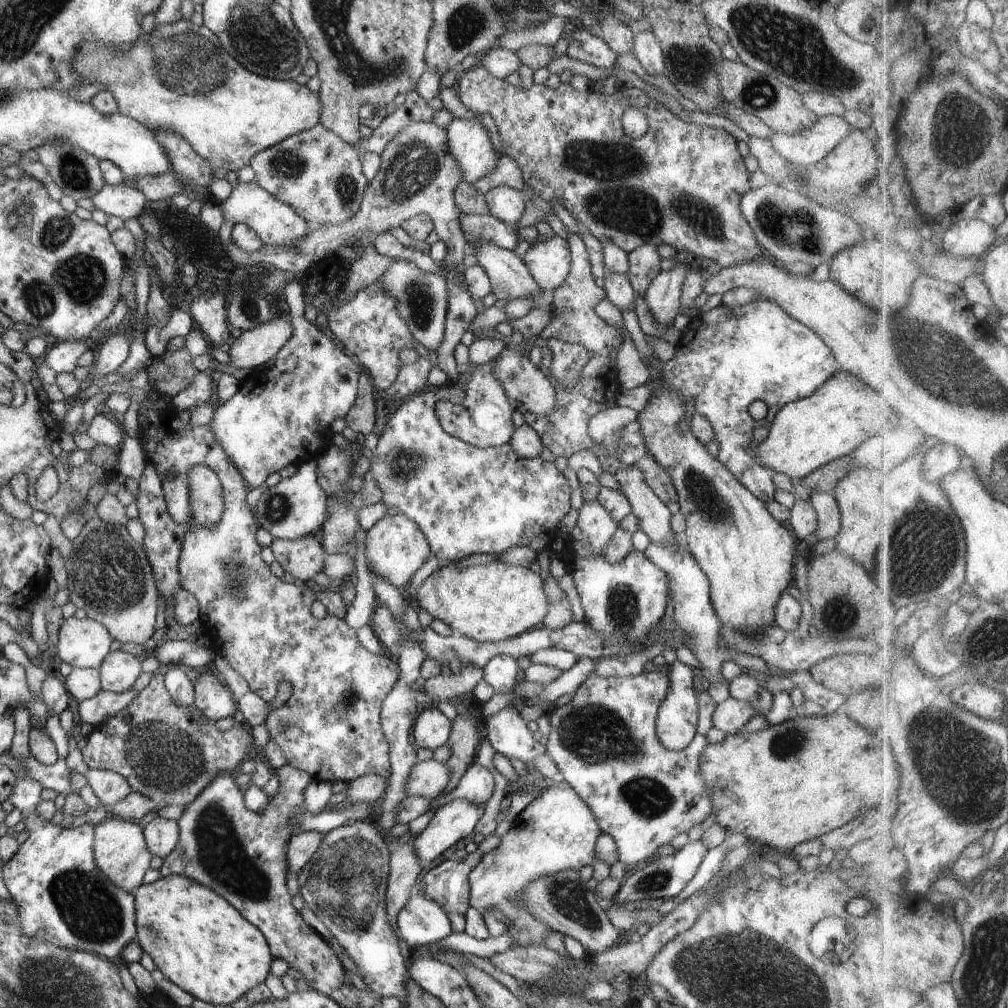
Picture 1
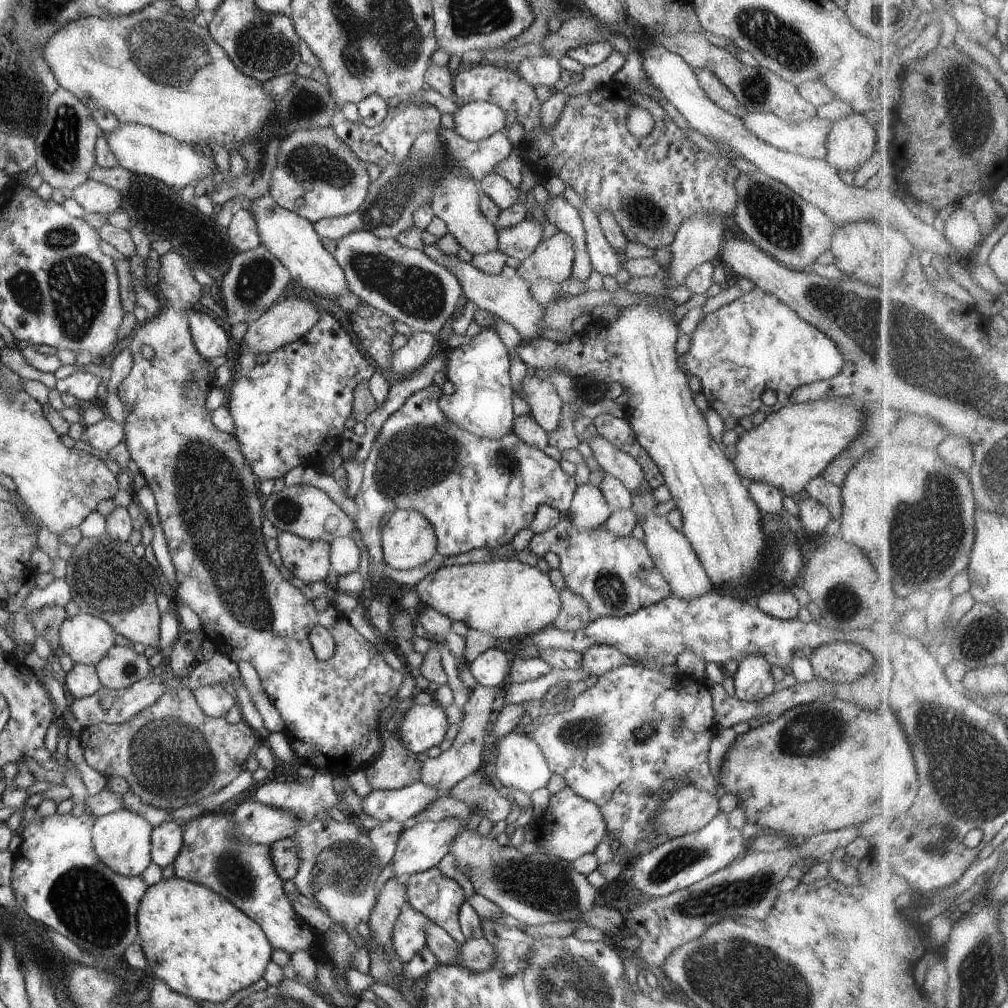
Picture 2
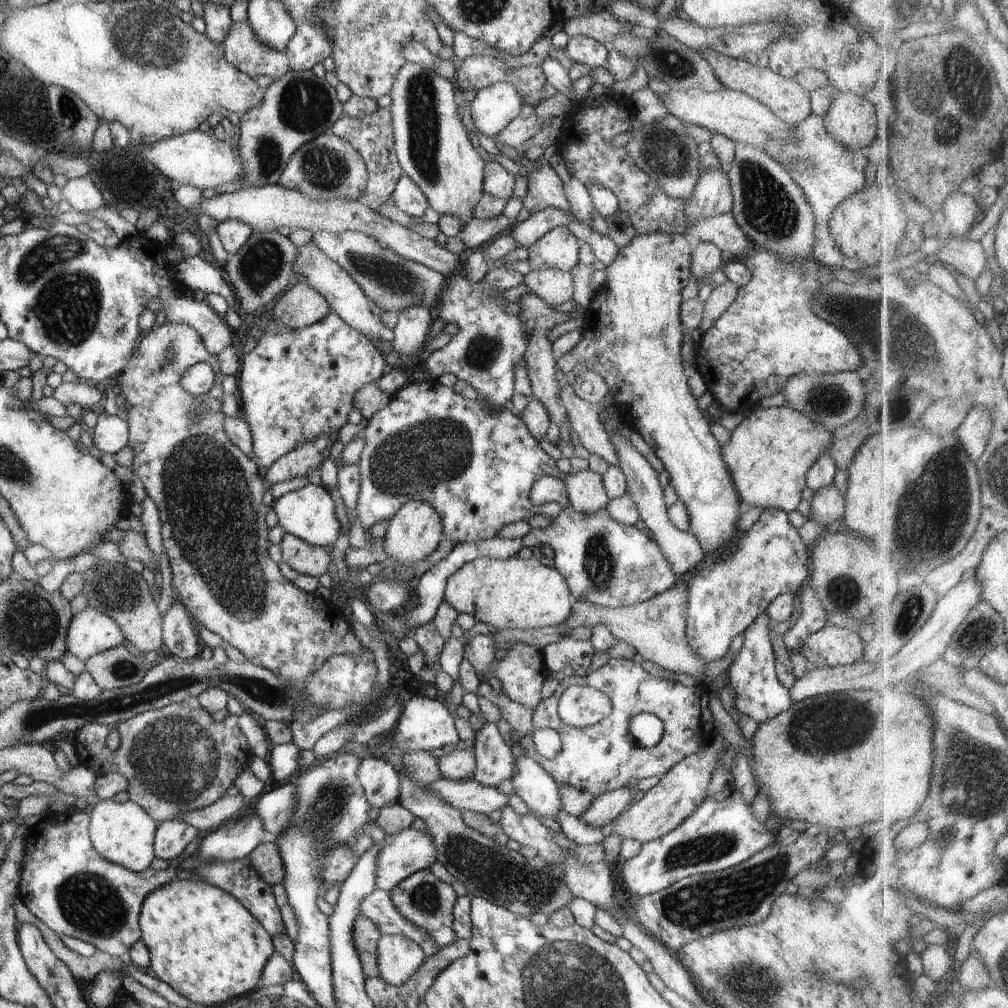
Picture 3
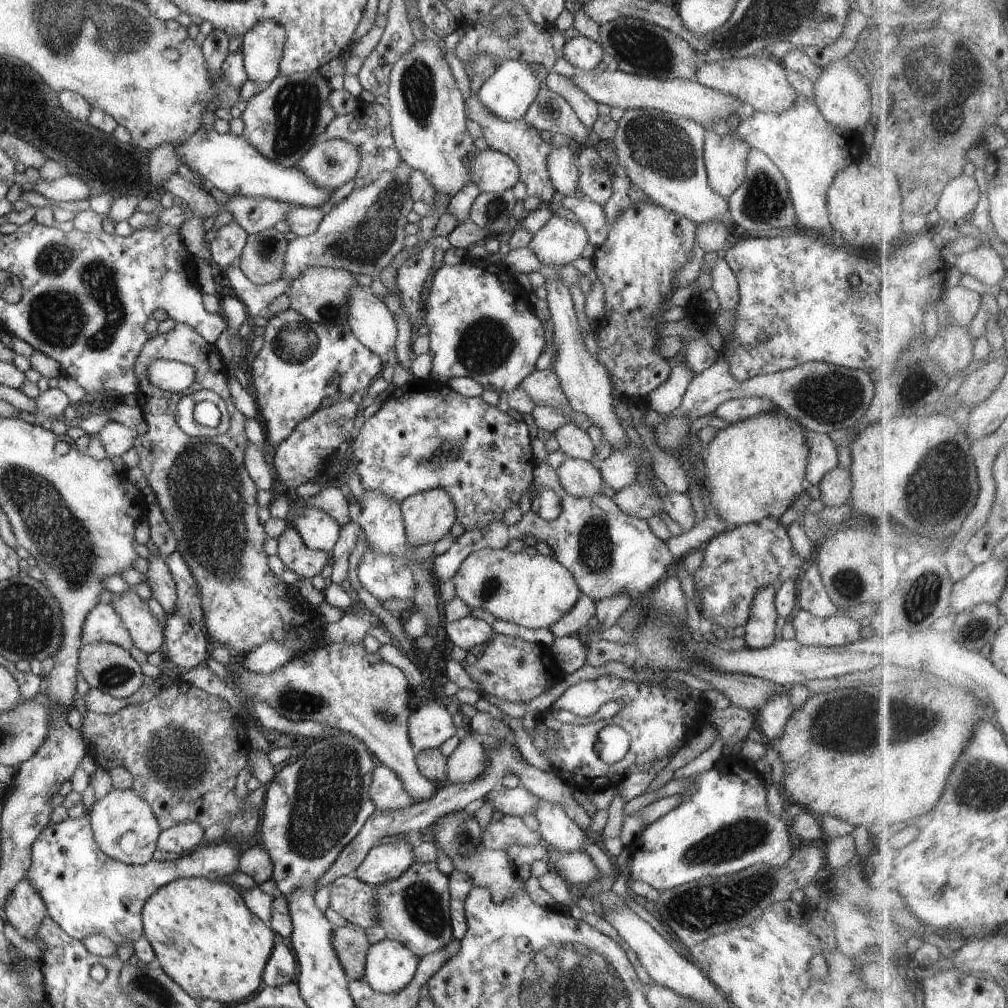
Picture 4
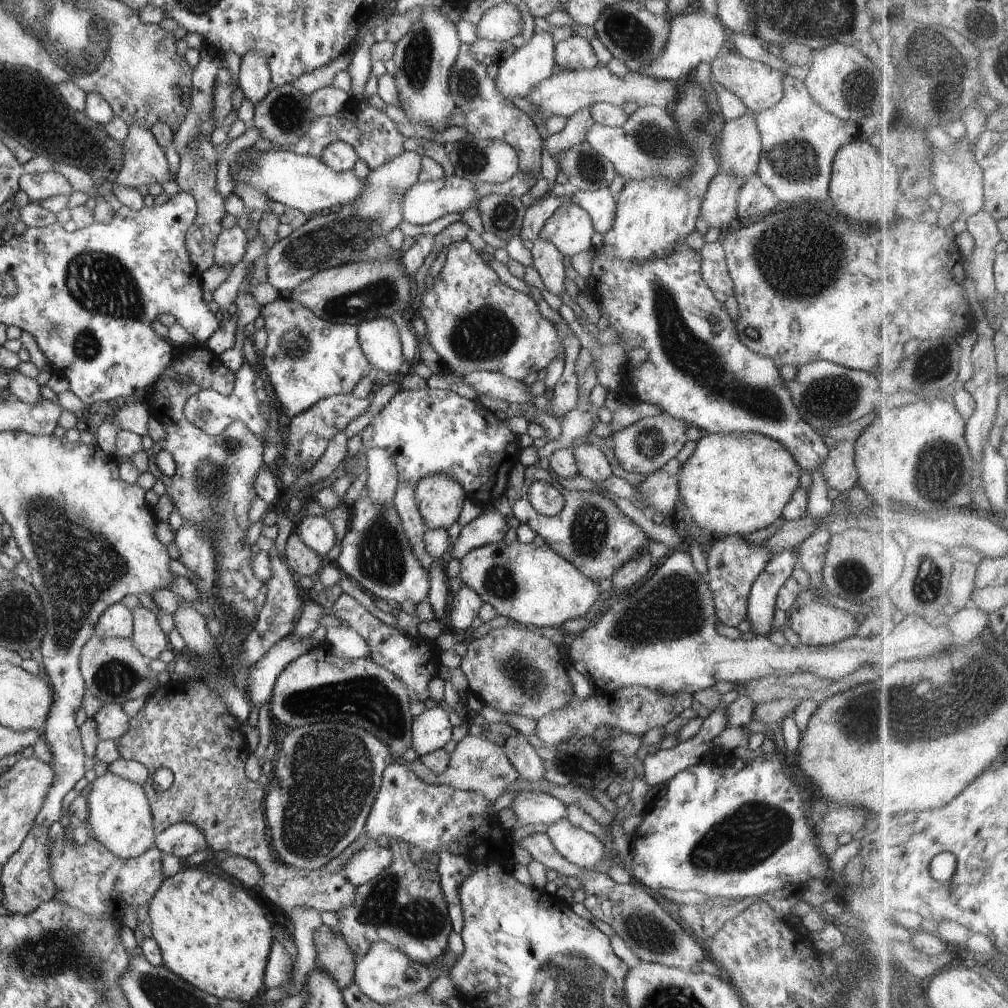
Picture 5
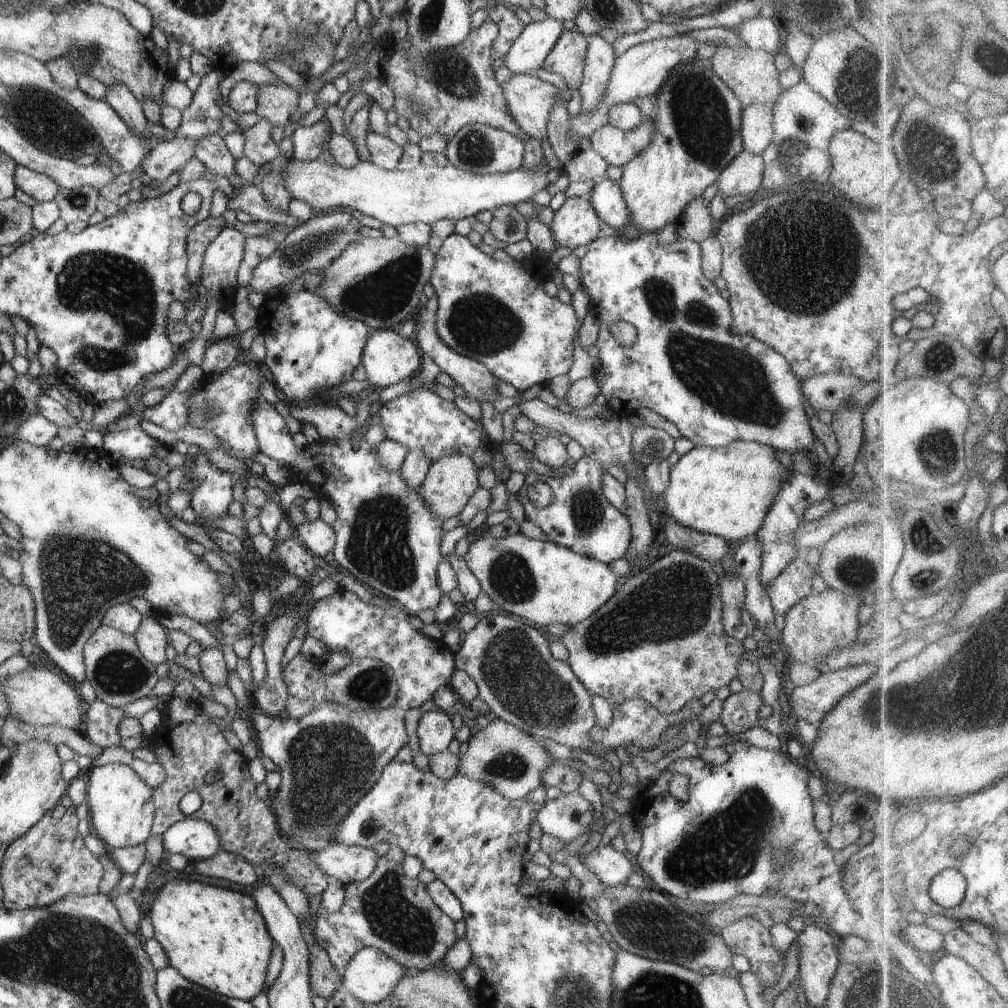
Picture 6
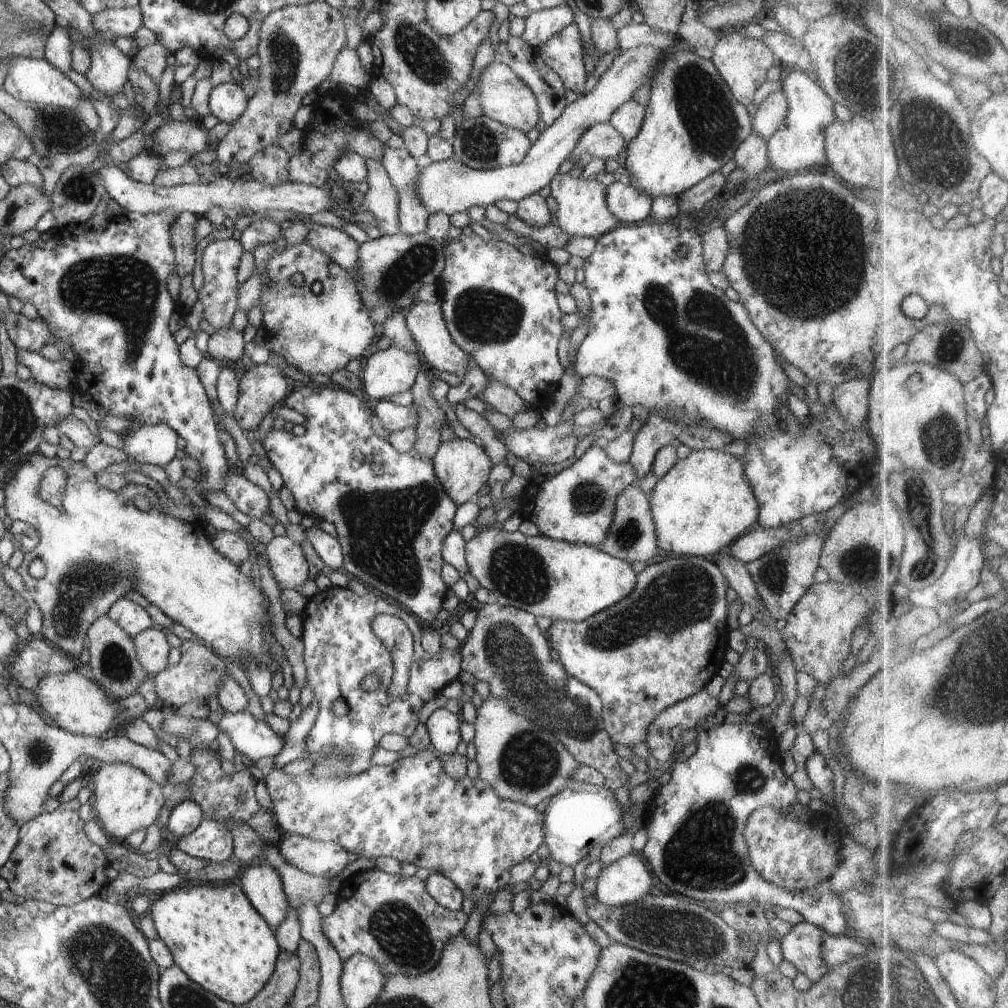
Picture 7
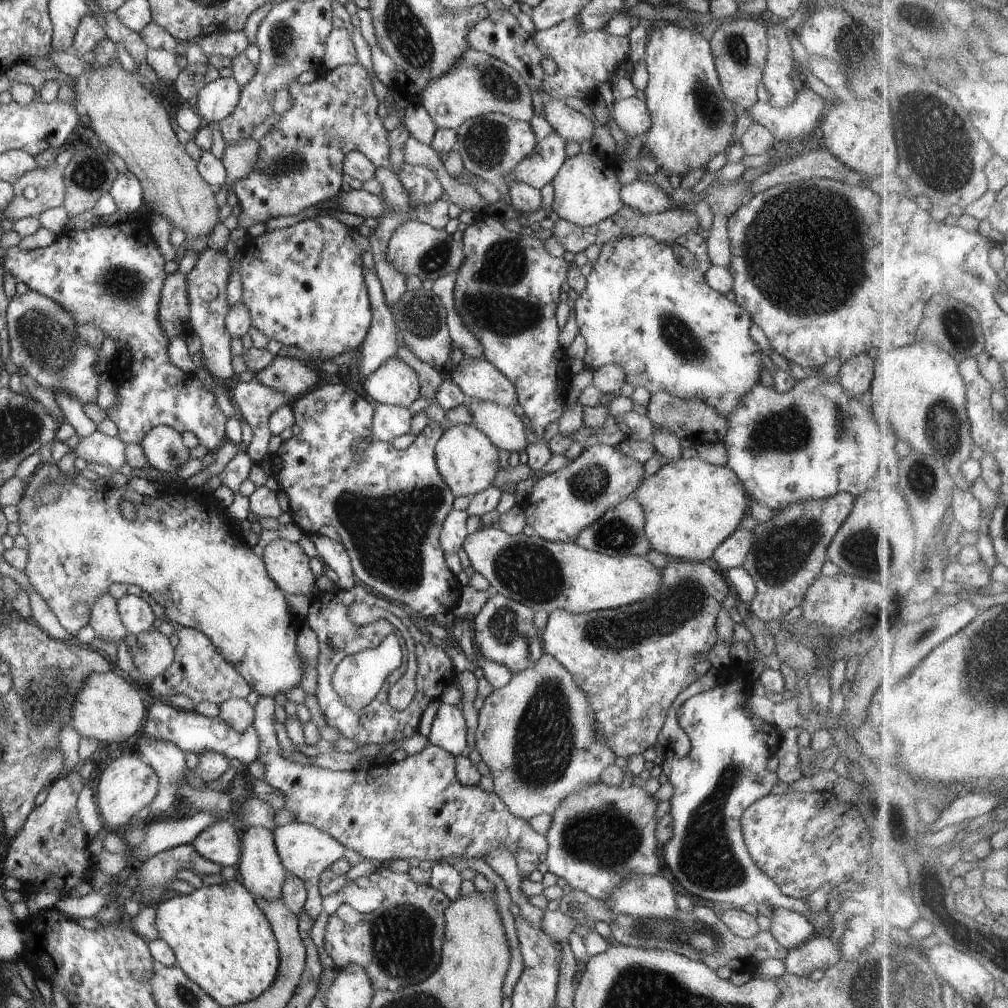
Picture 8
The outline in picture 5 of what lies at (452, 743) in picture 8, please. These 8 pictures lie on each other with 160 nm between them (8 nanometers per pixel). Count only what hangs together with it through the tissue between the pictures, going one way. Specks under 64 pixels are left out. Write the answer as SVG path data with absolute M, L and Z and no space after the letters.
M440 706L424 710L413 718L411 725L411 746L418 756L426 756L434 750L444 749L452 739L453 727L448 714Z

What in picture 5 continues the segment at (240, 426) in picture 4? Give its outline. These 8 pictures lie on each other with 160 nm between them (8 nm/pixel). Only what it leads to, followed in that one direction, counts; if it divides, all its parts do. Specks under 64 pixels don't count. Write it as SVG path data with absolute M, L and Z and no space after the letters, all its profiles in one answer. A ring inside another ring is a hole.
M198 342L188 348L175 348L174 360L170 362L170 366L166 370L162 370L158 382L149 389L144 397L144 401L149 404L149 415L160 422L166 432L166 436L162 440L154 442L148 451L148 472L156 477L156 481L164 483L166 493L174 502L174 510L180 512L184 521L190 522L194 526L200 526L204 534L212 536L214 550L216 550L216 572L218 572L214 593L222 605L228 605L234 613L236 612L238 620L253 627L257 622L258 612L266 602L266 582L262 582L260 578L254 576L252 556L256 553L255 545L251 548L246 546L244 538L246 538L246 531L253 524L248 518L248 510L250 510L252 500L257 497L253 485L260 468L265 465L263 460L265 446L260 438L254 436L250 430L225 430L219 436L209 436L200 428L196 428L194 424L185 421L183 417L183 406L186 405L190 396L205 389L214 390L222 395L230 395L235 382L236 374L223 366L214 353L202 350ZM184 376L190 378L188 384L178 384L180 378L184 378ZM161 450L166 450L174 458L176 474L172 478L162 474L158 466L154 464L156 456Z

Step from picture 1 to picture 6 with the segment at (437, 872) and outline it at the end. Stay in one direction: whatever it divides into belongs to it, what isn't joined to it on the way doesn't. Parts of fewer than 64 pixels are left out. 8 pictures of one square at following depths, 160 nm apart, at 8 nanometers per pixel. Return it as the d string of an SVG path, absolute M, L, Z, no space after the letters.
M396 845L391 846L387 854L379 858L374 872L366 880L343 886L345 895L338 912L330 914L321 906L316 908L317 923L313 932L315 939L323 949L326 949L330 960L339 972L342 972L353 954L366 947L372 947L387 954L410 970L423 971L440 965L448 949L459 940L454 930L455 922L444 914L439 906L436 906L427 885L420 882L418 877L410 878L402 872L404 856L406 854L402 849Z

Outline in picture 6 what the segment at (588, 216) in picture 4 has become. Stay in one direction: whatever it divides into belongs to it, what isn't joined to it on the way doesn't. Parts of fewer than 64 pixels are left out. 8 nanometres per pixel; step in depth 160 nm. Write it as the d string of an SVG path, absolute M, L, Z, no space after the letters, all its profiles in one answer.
M604 177L597 181L588 195L596 214L617 230L628 222L628 209L619 183Z

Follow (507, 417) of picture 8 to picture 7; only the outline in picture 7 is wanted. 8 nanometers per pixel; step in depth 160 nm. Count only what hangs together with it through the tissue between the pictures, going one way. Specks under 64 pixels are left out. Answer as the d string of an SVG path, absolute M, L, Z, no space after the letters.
M568 422L544 429L515 428L514 433L504 432L503 435L508 450L529 464L560 464L573 456L579 442Z

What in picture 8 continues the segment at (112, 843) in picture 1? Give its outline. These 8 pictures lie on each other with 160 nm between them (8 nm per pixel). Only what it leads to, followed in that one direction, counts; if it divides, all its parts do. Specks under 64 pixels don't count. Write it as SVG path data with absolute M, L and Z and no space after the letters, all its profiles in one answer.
M136 752L123 753L106 766L98 780L96 803L100 808L100 817L110 830L118 831L122 826L128 826L130 818L138 814L142 808L151 805L158 794L158 776L150 764L146 764Z

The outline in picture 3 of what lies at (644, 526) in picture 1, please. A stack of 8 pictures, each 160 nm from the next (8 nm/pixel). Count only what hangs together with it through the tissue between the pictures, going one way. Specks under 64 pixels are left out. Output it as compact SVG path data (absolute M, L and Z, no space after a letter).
M572 385L561 390L561 401L567 410L571 427L578 432L579 445L586 449L589 454L596 454L610 465L618 465L618 455L605 426L599 419L598 404L588 402L576 396Z

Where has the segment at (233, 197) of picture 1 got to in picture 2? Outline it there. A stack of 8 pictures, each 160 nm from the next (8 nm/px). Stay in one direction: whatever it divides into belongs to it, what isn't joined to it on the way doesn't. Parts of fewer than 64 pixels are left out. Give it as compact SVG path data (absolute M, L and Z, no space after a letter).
M269 192L252 199L251 203L252 210L248 212L254 217L261 244L282 262L289 270L291 278L303 287L314 290L318 296L333 301L338 295L350 292L345 272L333 253L324 248L321 238L309 220L301 217L297 212L280 206Z

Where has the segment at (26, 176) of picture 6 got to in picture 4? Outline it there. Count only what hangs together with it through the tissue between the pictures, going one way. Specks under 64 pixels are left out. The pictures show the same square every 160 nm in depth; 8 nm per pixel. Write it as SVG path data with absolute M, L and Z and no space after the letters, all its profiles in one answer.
M16 172L16 182L22 186L23 190L34 190L38 194L42 194L44 198L48 200L54 200L54 202L76 202L76 200L90 200L92 192L90 186L75 177L74 175L65 175L52 182L46 182L39 178L36 186L32 186L26 179L24 173Z

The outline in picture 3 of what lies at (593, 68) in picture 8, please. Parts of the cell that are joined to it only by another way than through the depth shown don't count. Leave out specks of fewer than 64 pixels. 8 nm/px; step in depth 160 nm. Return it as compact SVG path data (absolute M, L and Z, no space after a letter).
M573 36L568 39L564 49L568 58L574 63L582 62L590 67L604 66L609 49L597 40L587 36Z

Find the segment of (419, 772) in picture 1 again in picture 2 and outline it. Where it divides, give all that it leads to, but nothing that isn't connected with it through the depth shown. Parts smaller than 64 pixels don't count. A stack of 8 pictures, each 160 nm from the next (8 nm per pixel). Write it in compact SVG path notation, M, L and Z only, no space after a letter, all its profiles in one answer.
M500 684L476 685L470 695L468 702L464 704L462 720L459 722L460 730L455 740L448 750L441 752L436 758L428 757L421 762L419 780L425 785L435 789L449 790L456 786L465 776L475 773L478 769L484 767L486 758L486 726L492 720L492 711L496 709L500 703L500 696L503 694Z

